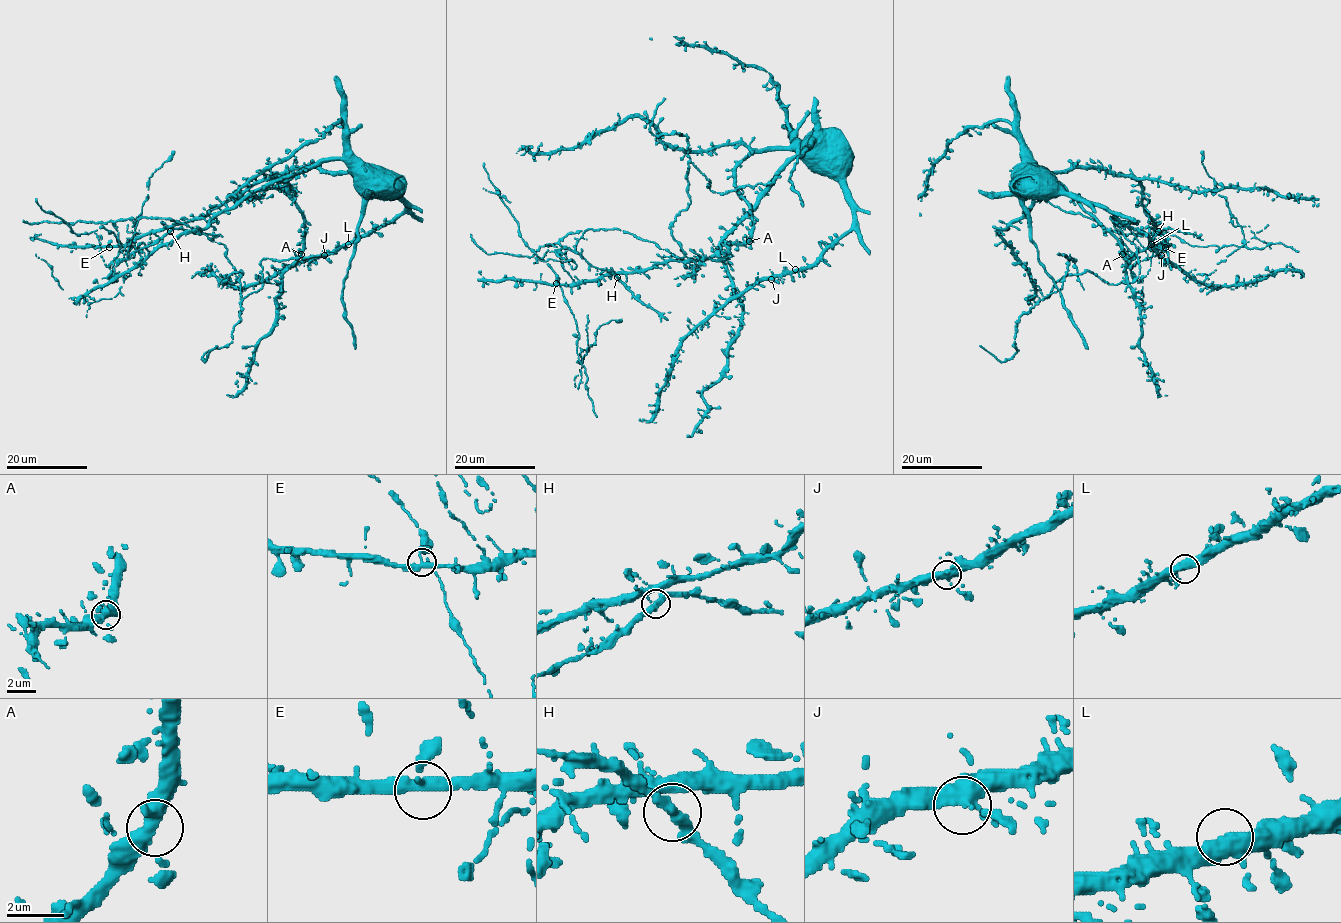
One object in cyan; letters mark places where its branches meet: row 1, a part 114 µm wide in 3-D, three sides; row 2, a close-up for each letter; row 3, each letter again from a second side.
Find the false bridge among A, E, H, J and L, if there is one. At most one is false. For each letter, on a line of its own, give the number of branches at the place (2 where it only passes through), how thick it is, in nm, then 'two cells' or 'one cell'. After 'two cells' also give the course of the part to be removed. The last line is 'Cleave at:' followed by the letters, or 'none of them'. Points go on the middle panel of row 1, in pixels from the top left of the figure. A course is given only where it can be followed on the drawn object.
A: branches 3; calibre 360 nm; one cell
E: branches 3; calibre 320 nm; one cell
H: branches 3; calibre 320 nm; two cells; course (617, 277), (576, 251), (589, 229), (684, 255), (670, 227), (690, 202), (688, 138), (650, 131), (664, 97)
J: branches 3; calibre 360 nm; one cell
L: branches 3; calibre 380 nm; one cell
Cleave at: H

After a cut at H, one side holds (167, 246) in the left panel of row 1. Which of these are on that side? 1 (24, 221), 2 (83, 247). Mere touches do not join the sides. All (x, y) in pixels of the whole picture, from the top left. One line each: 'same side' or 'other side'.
1: other side
2: same side

